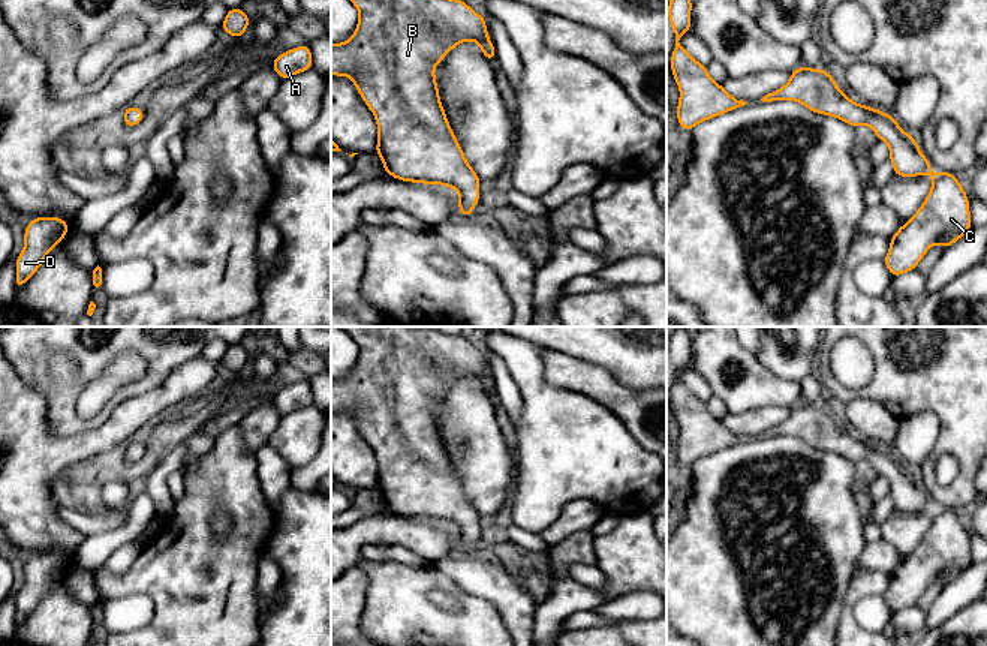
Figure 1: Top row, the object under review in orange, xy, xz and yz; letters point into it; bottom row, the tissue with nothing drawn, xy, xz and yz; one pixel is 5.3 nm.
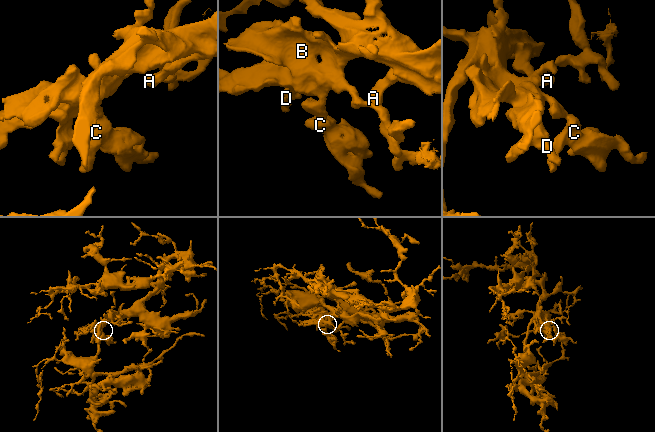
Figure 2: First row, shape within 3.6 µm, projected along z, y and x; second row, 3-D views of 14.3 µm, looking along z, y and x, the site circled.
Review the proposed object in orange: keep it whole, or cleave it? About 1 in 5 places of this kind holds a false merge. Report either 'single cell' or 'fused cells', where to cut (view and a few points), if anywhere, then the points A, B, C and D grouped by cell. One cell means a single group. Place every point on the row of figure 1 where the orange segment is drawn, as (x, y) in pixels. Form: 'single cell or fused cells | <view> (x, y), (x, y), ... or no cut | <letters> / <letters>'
single cell | no cut | A B C D

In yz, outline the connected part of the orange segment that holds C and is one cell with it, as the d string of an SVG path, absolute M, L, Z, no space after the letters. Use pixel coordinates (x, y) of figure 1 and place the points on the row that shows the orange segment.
M798 66L783 87L761 100L800 102L809 111L836 117L854 129L867 124L878 139L888 144L888 160L896 177L932 175L932 190L924 202L890 238L890 250L882 261L894 279L915 270L935 243L947 249L972 229L969 196L957 175L933 172L915 138L906 133L893 115L855 103L839 90L836 79L825 69Z

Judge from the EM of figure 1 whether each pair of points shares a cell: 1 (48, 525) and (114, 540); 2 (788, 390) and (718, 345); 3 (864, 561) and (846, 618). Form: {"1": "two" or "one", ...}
{"1": "two", "2": "one", "3": "two"}

